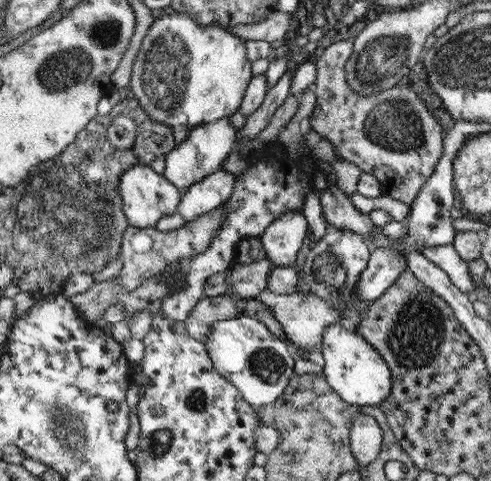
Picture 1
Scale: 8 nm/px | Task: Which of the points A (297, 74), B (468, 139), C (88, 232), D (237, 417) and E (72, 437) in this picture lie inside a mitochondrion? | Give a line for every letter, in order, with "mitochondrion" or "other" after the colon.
A: other
B: other
C: mitochondrion
D: other
E: mitochondrion

